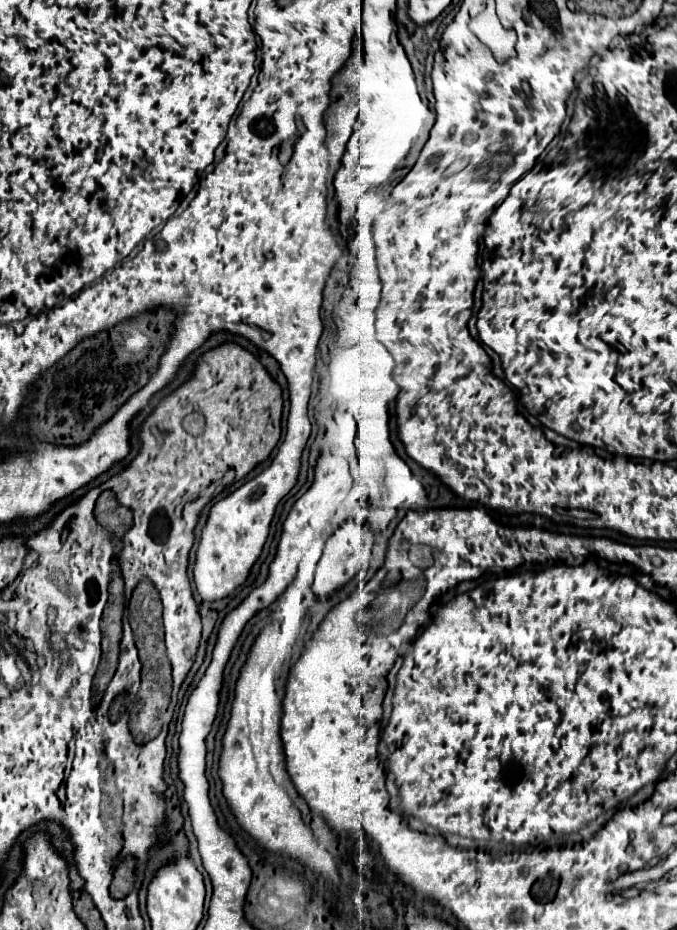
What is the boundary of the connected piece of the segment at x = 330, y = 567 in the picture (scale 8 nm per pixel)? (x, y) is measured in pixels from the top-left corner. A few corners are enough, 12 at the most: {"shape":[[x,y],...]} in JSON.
{"shape":[[348,518],[326,542],[312,590],[330,596],[368,568],[374,532]]}

